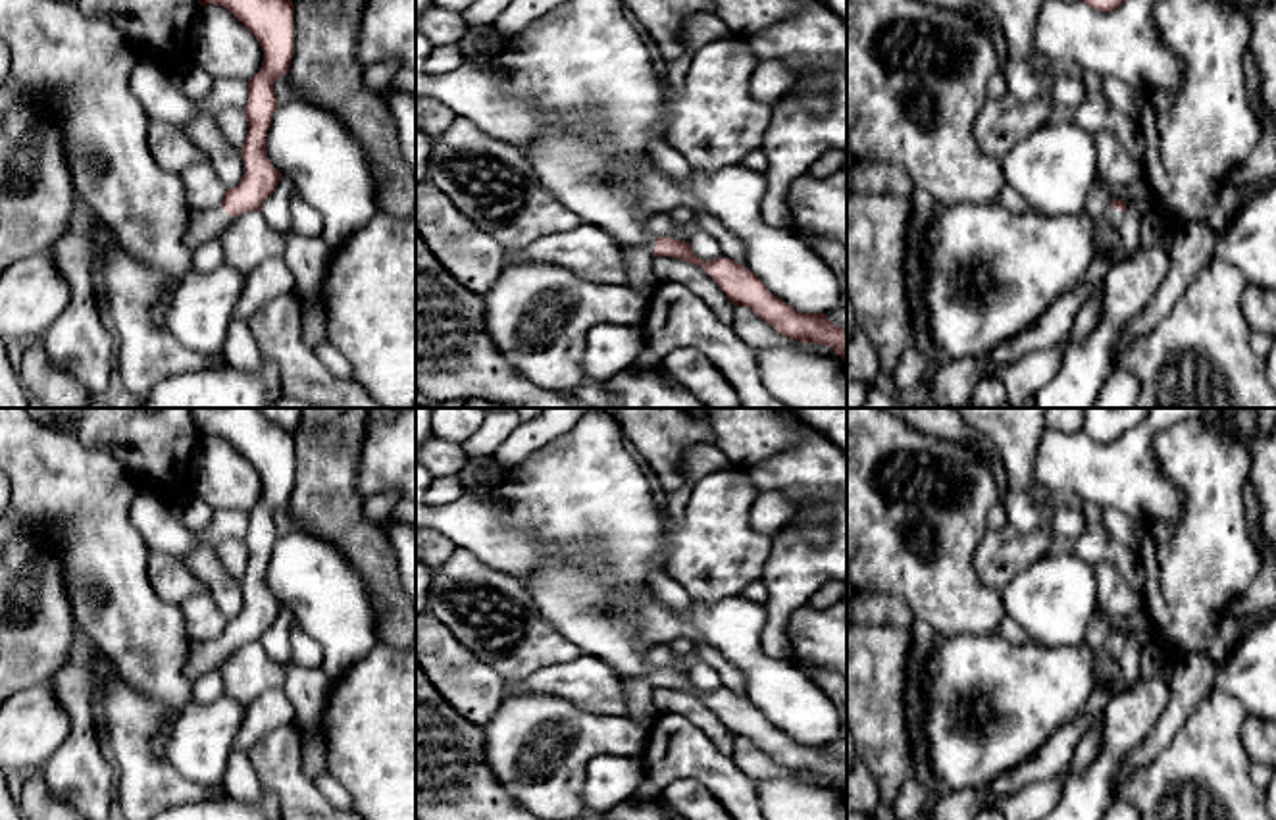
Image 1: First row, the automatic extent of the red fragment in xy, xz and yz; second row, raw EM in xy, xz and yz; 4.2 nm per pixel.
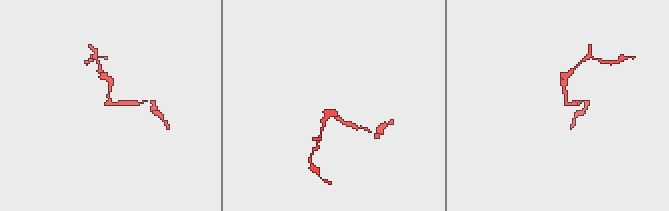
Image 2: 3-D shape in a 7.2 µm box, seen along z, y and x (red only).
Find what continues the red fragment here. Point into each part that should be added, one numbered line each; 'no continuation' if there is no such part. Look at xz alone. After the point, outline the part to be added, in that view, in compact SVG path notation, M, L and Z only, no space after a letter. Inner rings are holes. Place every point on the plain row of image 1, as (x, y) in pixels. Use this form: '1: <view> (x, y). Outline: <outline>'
1: xz (589, 503). Outline: M587 410L577 420L570 435L572 435L572 441L568 447L552 450L552 452L545 452L541 448L533 456L529 456L525 462L522 462L523 466L522 475L514 475L512 468L502 466L504 472L498 481L487 487L472 487L472 491L498 499L510 510L510 524L537 535L547 547L547 554L543 562L527 577L520 579L525 585L525 589L531 593L543 618L549 620L564 637L574 641L579 647L581 654L595 654L597 658L606 662L622 679L643 678L649 683L652 683L656 670L647 666L647 653L651 651L651 645L635 633L635 628L625 618L612 618L606 612L606 606L610 602L625 602L627 599L633 599L645 591L654 593L652 587L649 585L649 574L652 568L666 570L666 543L662 539L662 533L664 533L662 510L658 508L652 497L651 477L643 474L643 470L637 466L637 462L625 448L625 435L618 420L612 414L602 412L602 410Z

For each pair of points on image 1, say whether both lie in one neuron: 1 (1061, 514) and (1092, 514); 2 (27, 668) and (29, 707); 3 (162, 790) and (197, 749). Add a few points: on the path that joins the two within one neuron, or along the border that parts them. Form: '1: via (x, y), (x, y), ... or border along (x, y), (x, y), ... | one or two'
1: border along (1080, 512), (1084, 532), (1067, 545) | two
2: border along (43, 684), (33, 684), (20, 691) | two
3: border along (166, 763), (185, 778), (204, 782), (218, 792) | two

